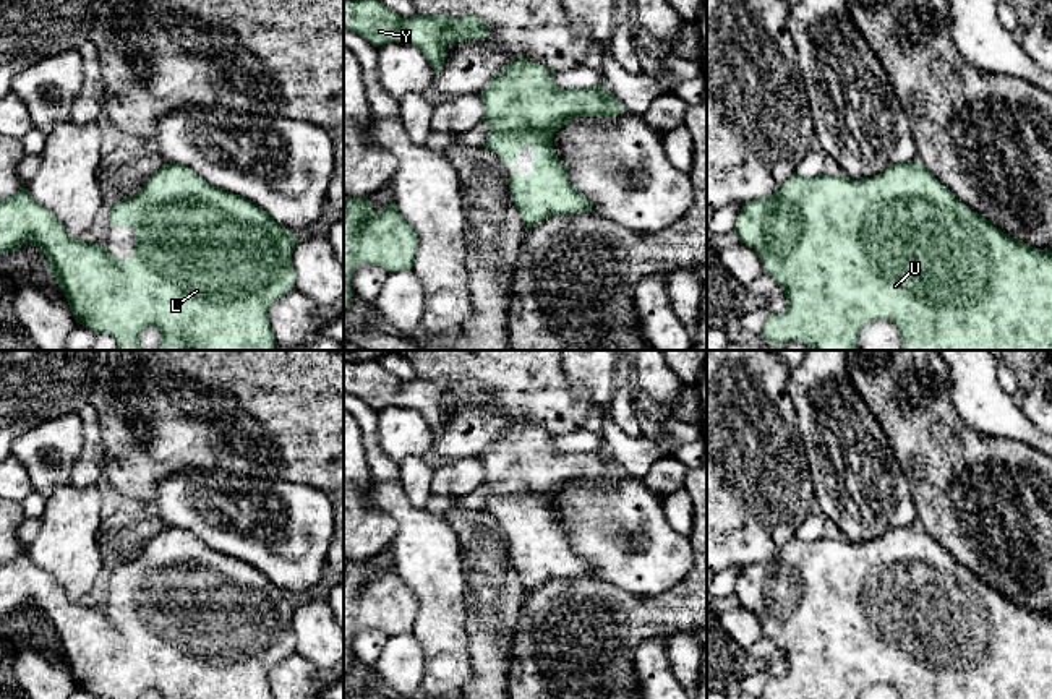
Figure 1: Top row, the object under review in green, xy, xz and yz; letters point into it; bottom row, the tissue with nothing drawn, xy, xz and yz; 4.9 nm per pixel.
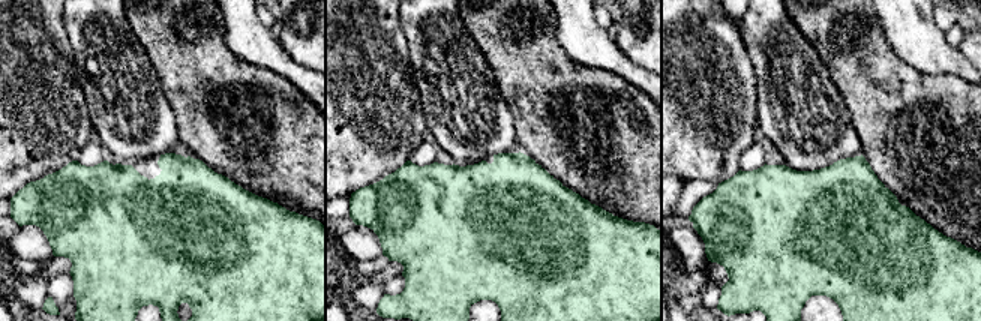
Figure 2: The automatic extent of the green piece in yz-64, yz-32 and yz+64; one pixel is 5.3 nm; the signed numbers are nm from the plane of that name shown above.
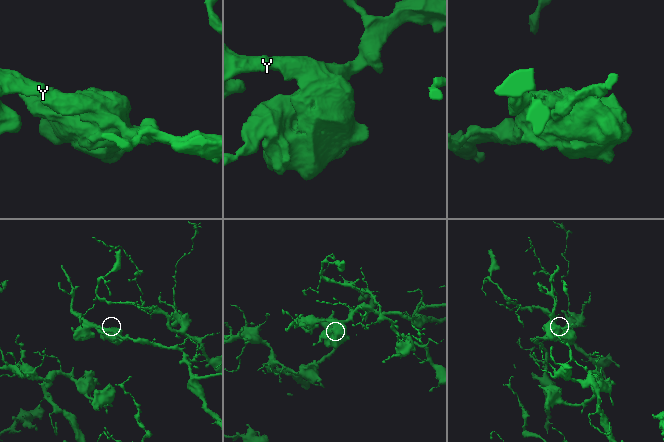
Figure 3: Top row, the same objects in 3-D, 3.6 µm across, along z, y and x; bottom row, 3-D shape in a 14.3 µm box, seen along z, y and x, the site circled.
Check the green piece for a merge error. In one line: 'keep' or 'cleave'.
keep

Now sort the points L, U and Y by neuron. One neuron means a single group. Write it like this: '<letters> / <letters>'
L U Y

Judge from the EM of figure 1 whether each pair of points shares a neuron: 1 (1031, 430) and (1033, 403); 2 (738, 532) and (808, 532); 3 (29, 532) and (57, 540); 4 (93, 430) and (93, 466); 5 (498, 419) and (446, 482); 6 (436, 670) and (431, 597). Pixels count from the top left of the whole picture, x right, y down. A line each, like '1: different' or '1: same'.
1: different
2: different
3: different
4: same
5: different
6: same

